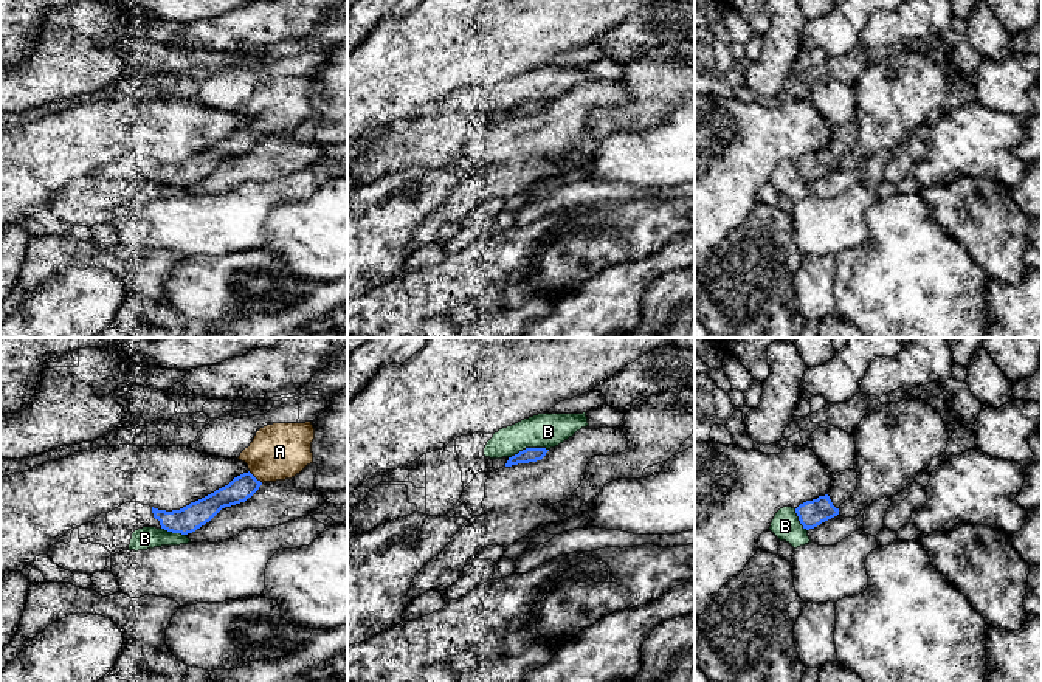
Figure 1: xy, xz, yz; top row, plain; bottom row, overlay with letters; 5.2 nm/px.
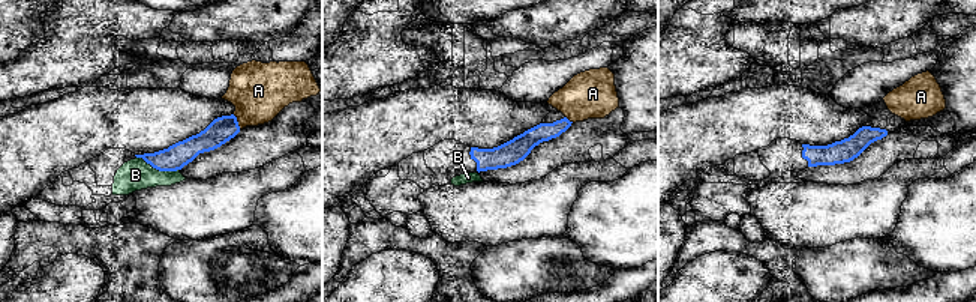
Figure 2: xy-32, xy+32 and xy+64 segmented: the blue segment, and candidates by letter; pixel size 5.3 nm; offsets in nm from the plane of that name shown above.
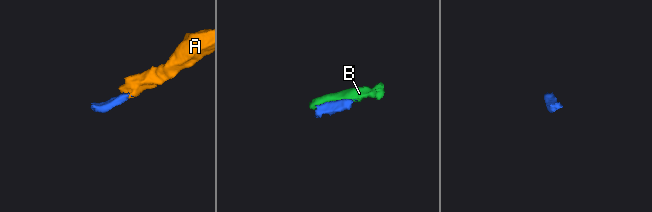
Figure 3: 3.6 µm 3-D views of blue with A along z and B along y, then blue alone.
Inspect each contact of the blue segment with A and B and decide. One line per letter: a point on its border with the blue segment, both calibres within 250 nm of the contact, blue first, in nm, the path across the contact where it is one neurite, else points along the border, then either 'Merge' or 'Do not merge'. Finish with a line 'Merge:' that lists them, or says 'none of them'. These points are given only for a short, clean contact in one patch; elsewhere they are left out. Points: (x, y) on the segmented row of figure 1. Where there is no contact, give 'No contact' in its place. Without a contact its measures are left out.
A: Touches blue at xy (255, 478). Thickness 130 nm (blue) against 300 nm. Path across: xy (242, 487), (255, 478), (279, 451). Merge
B: Touches blue at xz (527, 448). Thickness 80 nm (blue) against 180 nm. Do not merge
Merge: A

